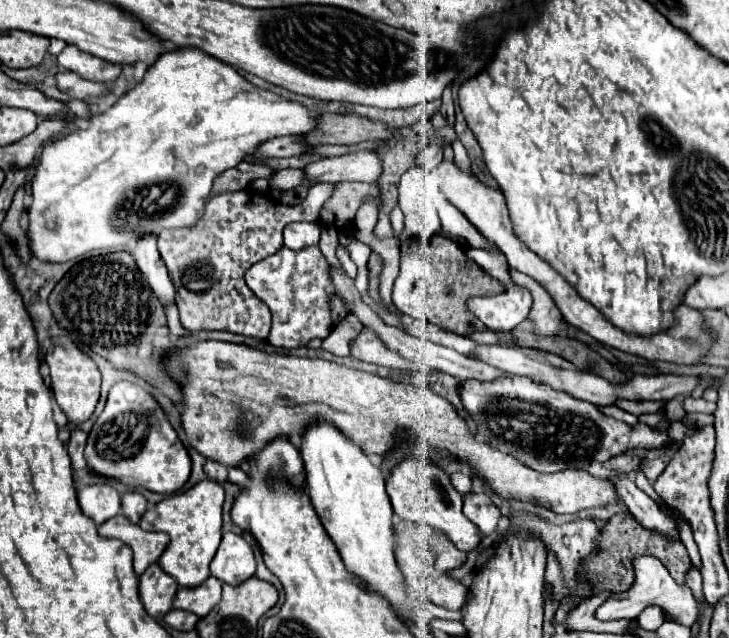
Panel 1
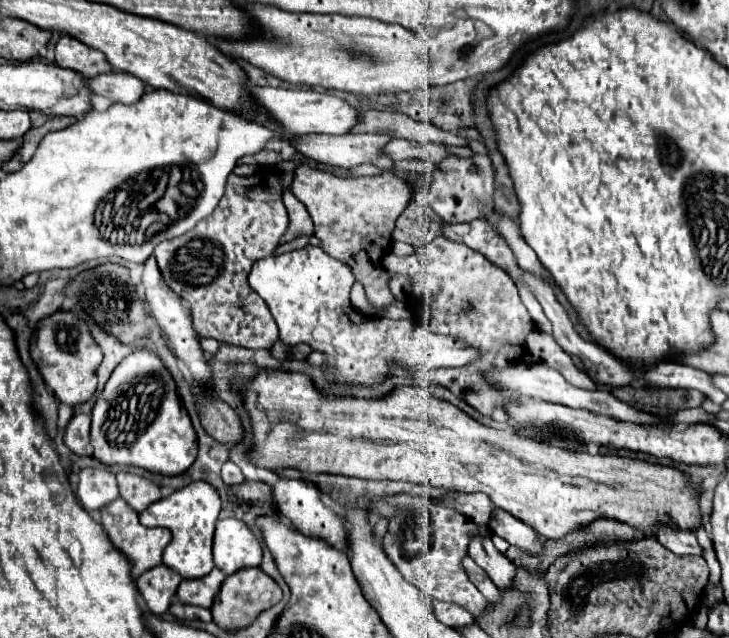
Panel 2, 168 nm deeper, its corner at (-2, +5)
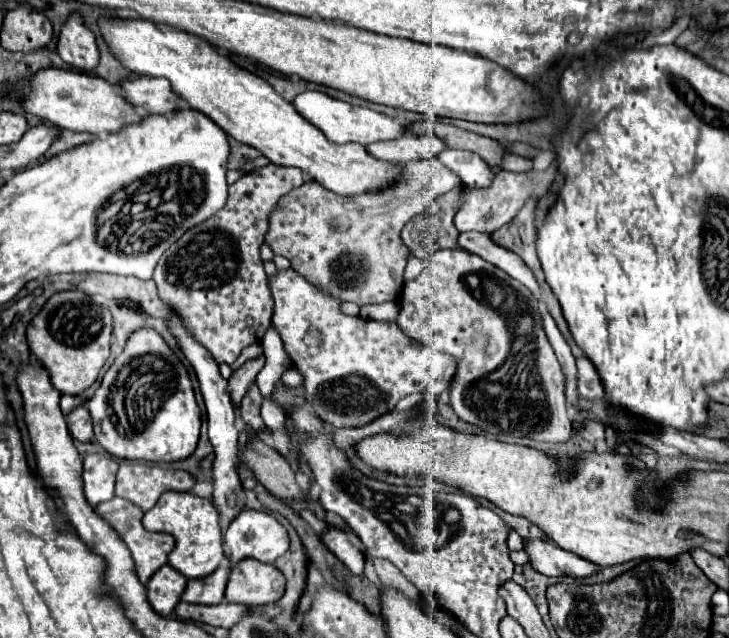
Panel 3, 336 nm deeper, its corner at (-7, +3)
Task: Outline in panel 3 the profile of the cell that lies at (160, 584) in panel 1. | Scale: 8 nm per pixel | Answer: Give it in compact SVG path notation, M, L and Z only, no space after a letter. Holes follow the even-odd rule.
M164 565L150 577L146 585L148 603L158 615L168 617L178 605L180 595L184 593L184 587L186 587L186 577L178 573L174 567Z

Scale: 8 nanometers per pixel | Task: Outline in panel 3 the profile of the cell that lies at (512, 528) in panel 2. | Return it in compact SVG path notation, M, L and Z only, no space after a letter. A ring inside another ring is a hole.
M524 539L524 551L530 557L530 565L542 575L572 575L586 577L598 571L598 565L584 561L582 557L560 549L550 539Z

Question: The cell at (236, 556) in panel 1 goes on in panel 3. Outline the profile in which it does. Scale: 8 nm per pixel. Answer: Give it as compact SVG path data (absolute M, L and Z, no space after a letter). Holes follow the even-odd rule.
M250 509L250 511L242 511L234 517L234 521L230 523L230 527L224 533L224 543L226 543L228 561L234 567L242 559L258 559L262 563L274 563L274 559L278 559L280 555L284 555L288 551L290 539L288 539L286 529L272 515Z

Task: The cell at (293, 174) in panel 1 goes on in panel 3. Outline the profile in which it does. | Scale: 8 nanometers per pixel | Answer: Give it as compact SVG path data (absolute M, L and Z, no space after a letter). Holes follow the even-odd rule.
M436 159L406 163L398 181L386 189L342 197L308 179L284 195L270 217L266 243L276 255L284 255L316 285L324 285L334 297L358 305L396 301L402 293L402 277L408 247L400 239L402 227L432 201L460 185L460 177Z

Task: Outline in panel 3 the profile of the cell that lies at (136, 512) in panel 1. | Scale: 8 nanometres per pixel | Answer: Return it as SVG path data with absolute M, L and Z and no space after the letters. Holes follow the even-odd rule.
M122 463L116 479L116 495L132 501L142 511L150 511L162 493L188 491L194 483L194 477L186 471Z

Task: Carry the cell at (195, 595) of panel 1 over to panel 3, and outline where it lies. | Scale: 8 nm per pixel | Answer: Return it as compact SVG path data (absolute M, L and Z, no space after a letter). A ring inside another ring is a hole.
M220 565L212 575L202 579L188 579L186 591L182 593L182 601L200 603L200 605L218 605L224 599L226 581L230 575L230 567Z

